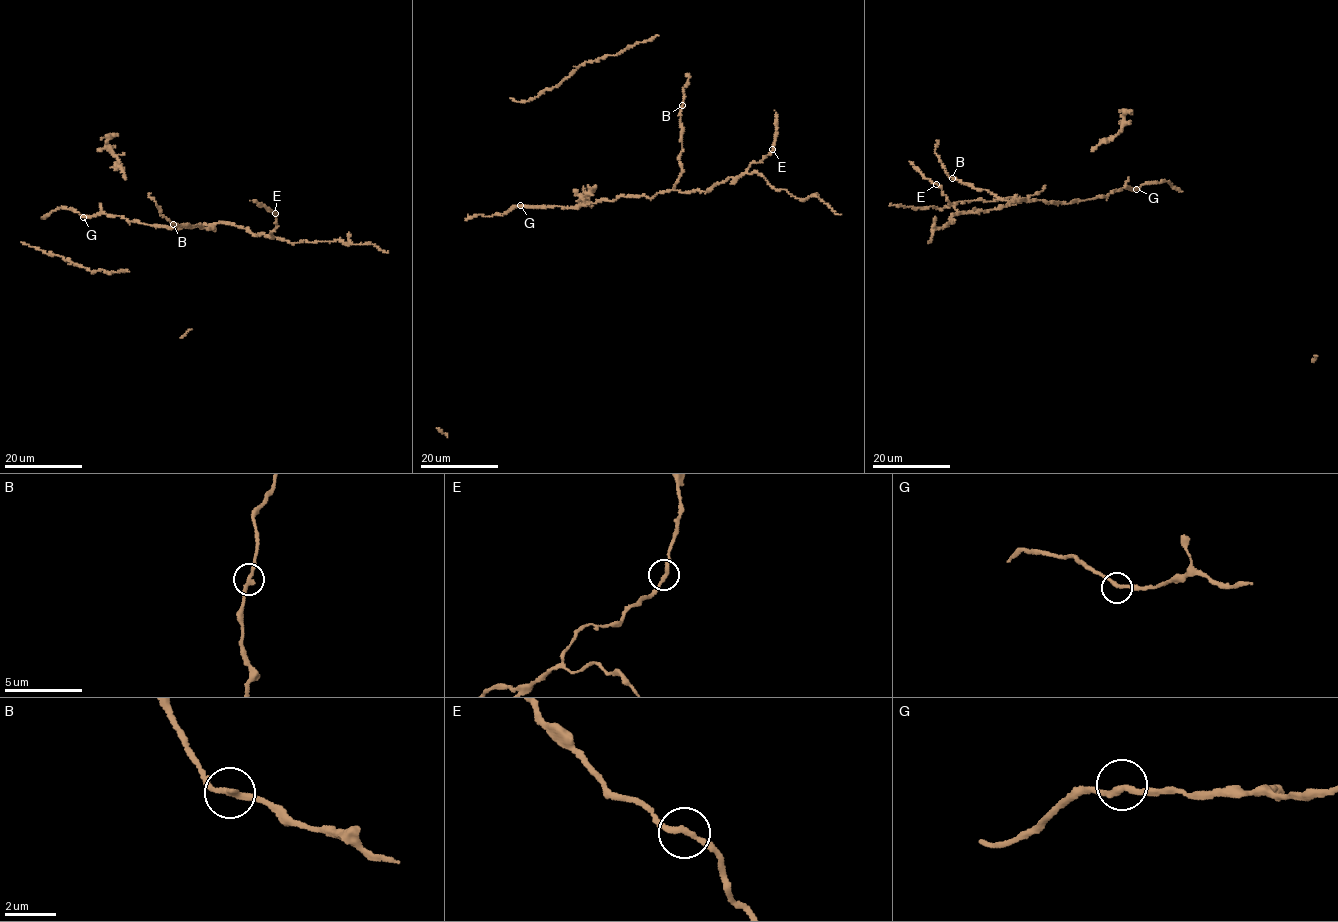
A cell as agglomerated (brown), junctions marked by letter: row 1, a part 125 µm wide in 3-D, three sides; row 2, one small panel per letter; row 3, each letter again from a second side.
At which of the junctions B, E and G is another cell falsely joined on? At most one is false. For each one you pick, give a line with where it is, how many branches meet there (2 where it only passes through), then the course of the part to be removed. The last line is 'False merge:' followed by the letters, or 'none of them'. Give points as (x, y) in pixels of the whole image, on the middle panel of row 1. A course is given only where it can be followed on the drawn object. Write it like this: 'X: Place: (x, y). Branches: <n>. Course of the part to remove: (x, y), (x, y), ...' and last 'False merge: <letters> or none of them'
False merge: none of them

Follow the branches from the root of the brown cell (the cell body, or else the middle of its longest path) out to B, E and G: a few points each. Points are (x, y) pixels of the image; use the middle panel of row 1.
B: (625, 196), (651, 199), (674, 188), (682, 171), (679, 159), (682, 106)
E: (625, 196), (651, 199), (670, 190), (709, 192), (728, 178), (739, 178), (772, 149)
G: (625, 196), (571, 208), (520, 205)

